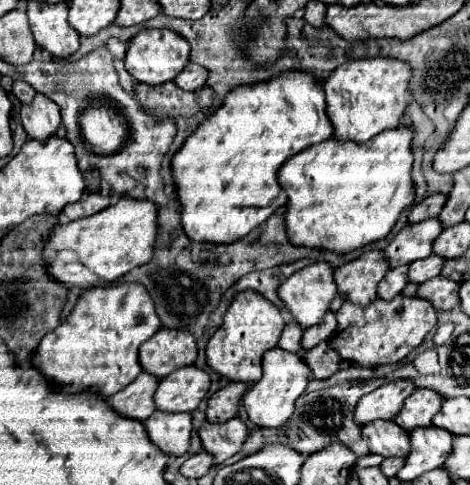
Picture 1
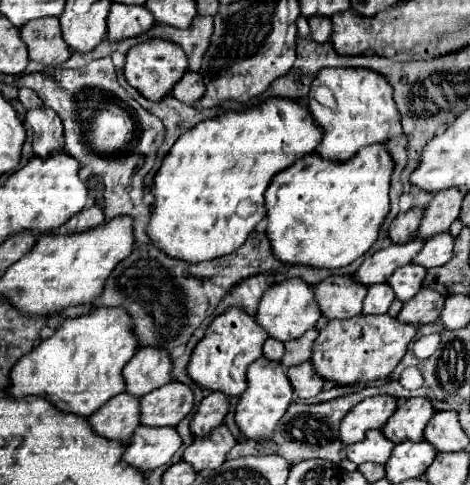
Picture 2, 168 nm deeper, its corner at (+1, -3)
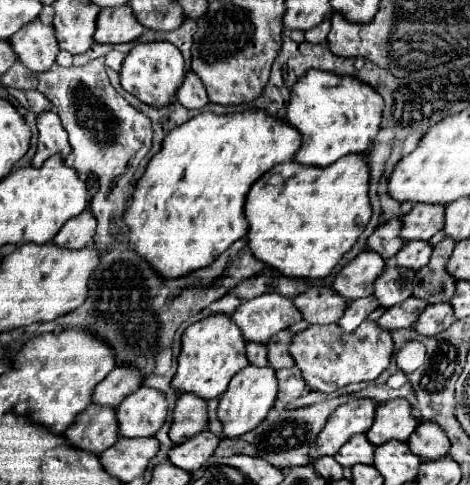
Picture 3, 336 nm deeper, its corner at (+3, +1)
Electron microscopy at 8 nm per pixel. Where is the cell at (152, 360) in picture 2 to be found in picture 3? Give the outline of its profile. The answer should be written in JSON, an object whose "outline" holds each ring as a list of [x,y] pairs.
{"outline":[[[120,366],[114,368],[96,388],[92,394],[92,402],[98,406],[116,408],[128,394],[136,392],[142,386],[142,374],[134,368]]]}

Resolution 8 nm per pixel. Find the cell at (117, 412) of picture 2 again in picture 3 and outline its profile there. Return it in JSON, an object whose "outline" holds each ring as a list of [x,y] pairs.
{"outline":[[[90,404],[84,412],[80,412],[80,416],[76,416],[72,428],[64,432],[64,438],[74,448],[98,456],[104,452],[104,448],[110,448],[120,438],[114,410]]]}

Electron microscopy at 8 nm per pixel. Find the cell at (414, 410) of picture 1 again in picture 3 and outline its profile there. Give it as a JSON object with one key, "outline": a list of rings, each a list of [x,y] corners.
{"outline":[[[396,398],[384,404],[378,404],[374,424],[366,432],[366,438],[374,444],[380,446],[388,440],[400,440],[406,442],[408,436],[414,432],[418,422],[410,416],[410,404],[404,398]]]}

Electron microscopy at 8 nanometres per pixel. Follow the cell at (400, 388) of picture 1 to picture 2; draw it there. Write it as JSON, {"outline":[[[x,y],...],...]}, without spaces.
{"outline":[[[388,394],[362,400],[344,416],[344,420],[340,424],[342,442],[344,444],[360,442],[364,438],[366,430],[382,428],[382,424],[394,414],[394,408],[398,408],[398,400]]]}

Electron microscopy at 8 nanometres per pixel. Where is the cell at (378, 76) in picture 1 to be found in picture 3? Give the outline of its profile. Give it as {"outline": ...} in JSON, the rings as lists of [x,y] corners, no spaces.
{"outline":[[[320,70],[306,72],[304,78],[292,86],[290,102],[282,118],[286,124],[296,126],[302,136],[302,144],[292,160],[298,164],[324,168],[346,154],[366,152],[380,130],[382,108],[382,96],[372,92],[368,84],[362,84],[356,78]]]}

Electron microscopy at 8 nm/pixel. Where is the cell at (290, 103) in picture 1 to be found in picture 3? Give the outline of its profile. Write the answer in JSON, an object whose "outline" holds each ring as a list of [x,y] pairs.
{"outline":[[[244,110],[226,116],[200,112],[182,126],[172,128],[162,142],[162,150],[152,156],[142,178],[136,182],[132,202],[122,214],[124,224],[130,228],[128,244],[142,260],[148,260],[164,280],[174,280],[210,266],[230,244],[244,238],[248,232],[244,200],[250,184],[272,166],[288,162],[298,146],[300,136],[296,134],[296,128],[262,110]]]}

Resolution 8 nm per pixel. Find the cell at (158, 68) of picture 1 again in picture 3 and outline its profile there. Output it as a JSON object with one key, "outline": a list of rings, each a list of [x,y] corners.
{"outline":[[[148,42],[136,44],[128,52],[120,70],[120,82],[122,88],[136,96],[140,102],[162,108],[174,100],[176,90],[184,82],[184,74],[184,58],[176,46],[172,46],[170,42]]]}

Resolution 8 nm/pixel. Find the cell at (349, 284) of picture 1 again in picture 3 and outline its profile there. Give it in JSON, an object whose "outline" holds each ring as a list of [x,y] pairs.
{"outline":[[[320,286],[320,288],[308,288],[300,296],[292,298],[298,312],[308,324],[330,324],[338,322],[344,314],[346,300],[338,296],[332,288]]]}

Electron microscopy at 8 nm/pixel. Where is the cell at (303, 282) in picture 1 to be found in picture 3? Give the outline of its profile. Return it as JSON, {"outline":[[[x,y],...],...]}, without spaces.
{"outline":[[[276,292],[246,300],[230,318],[242,330],[244,340],[258,344],[266,344],[276,332],[288,328],[296,320],[302,320],[292,300]]]}

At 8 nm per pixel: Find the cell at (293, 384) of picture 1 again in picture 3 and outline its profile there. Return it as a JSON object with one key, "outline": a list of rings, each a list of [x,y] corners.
{"outline":[[[246,366],[242,368],[228,384],[228,390],[222,394],[218,402],[218,420],[222,422],[222,430],[226,436],[242,436],[250,430],[254,430],[270,412],[278,392],[278,380],[276,372],[270,366],[258,368],[258,366]]]}

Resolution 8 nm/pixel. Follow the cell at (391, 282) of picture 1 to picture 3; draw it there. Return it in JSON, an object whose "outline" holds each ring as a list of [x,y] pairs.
{"outline":[[[366,296],[366,298],[360,298],[360,300],[354,300],[348,304],[348,308],[344,310],[344,316],[338,320],[338,326],[344,330],[344,332],[352,332],[354,328],[358,328],[366,316],[378,308],[378,300],[374,296]]]}

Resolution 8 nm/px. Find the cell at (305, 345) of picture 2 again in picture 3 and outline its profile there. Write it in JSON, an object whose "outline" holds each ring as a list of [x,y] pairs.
{"outline":[[[284,330],[284,332],[278,332],[276,336],[272,336],[272,340],[266,342],[266,348],[268,348],[268,364],[274,370],[294,366],[290,354],[288,354],[290,340],[292,340],[292,332],[290,330]]]}

